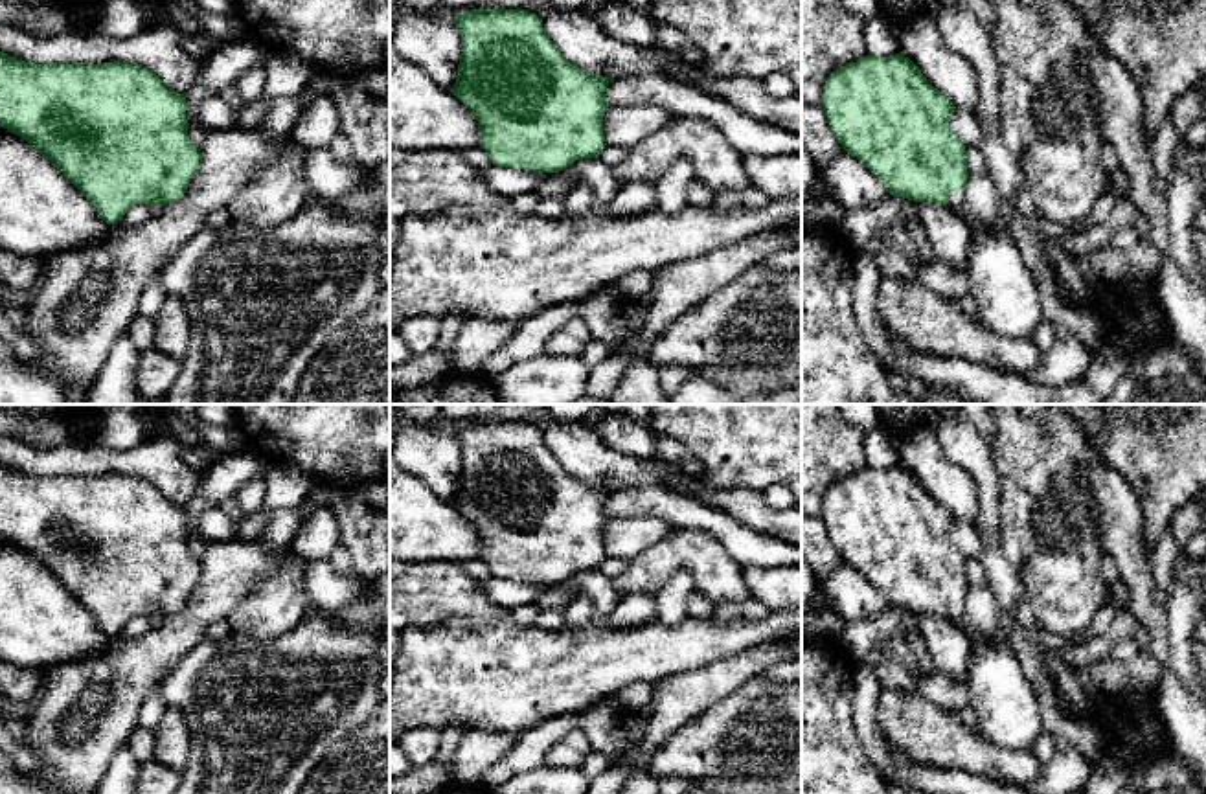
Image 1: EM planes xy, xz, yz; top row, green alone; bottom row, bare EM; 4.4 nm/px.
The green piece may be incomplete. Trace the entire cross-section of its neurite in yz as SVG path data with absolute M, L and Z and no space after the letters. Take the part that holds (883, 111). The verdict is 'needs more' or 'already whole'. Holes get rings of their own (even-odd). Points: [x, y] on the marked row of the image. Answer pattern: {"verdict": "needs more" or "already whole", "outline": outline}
{"verdict": "needs more", "outline": "M903 53L866 55L825 81L822 108L842 149L864 164L893 197L958 211L967 189L965 145L950 130L956 105Z"}

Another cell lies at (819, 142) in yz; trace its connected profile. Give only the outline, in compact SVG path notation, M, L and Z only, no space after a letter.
M807 105L802 108L802 149L818 173L822 173L829 162L836 160L842 151L822 105Z

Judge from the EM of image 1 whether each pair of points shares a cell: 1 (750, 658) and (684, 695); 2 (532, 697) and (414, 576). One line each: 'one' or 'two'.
1: one
2: two

